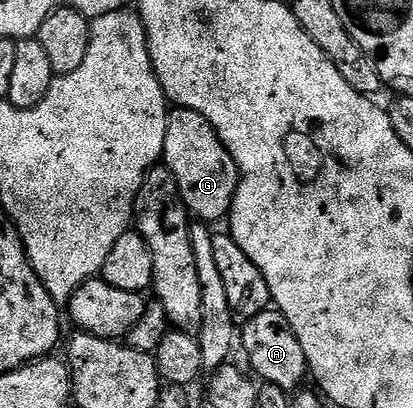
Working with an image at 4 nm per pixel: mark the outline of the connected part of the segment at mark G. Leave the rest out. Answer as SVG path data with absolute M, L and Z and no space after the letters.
M175 107L168 114L162 162L173 173L179 196L196 220L215 225L218 219L226 220L230 216L235 191L239 187L239 170L229 149L225 149L213 125L209 125L201 113Z

